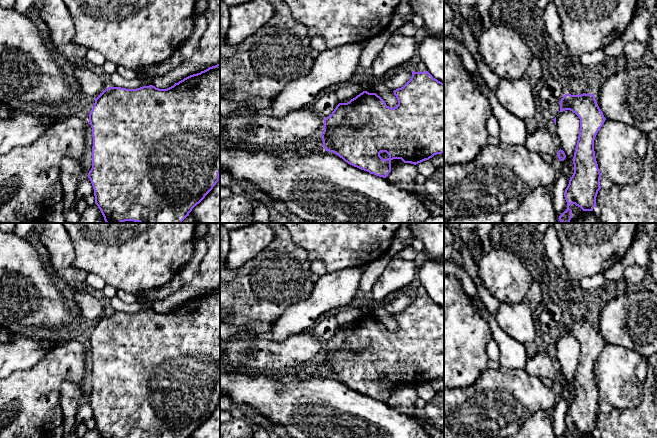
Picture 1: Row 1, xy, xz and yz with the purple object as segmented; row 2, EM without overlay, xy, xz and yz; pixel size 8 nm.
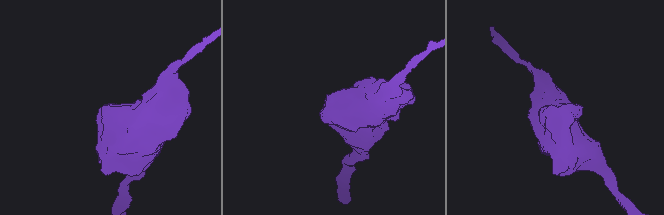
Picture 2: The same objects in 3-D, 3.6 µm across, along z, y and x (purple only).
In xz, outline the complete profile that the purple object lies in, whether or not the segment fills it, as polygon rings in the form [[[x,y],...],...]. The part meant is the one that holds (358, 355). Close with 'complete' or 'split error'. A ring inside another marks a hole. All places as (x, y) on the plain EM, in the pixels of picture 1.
[[[412,295],[411,303],[393,316],[398,324],[398,329],[394,332],[387,330],[376,317],[367,315],[347,327],[339,327],[332,338],[324,343],[324,355],[321,357],[324,373],[335,377],[354,391],[383,402],[391,396],[393,383],[416,389],[444,377],[444,307],[428,295]]] | complete

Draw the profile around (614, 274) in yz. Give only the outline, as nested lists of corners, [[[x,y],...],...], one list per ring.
[[[621,261],[604,271],[604,277],[609,284],[615,284],[623,279],[625,266]]]

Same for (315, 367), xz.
[[[321,358],[311,361],[307,367],[303,368],[300,373],[295,374],[296,377],[307,379],[323,373],[323,364]]]

